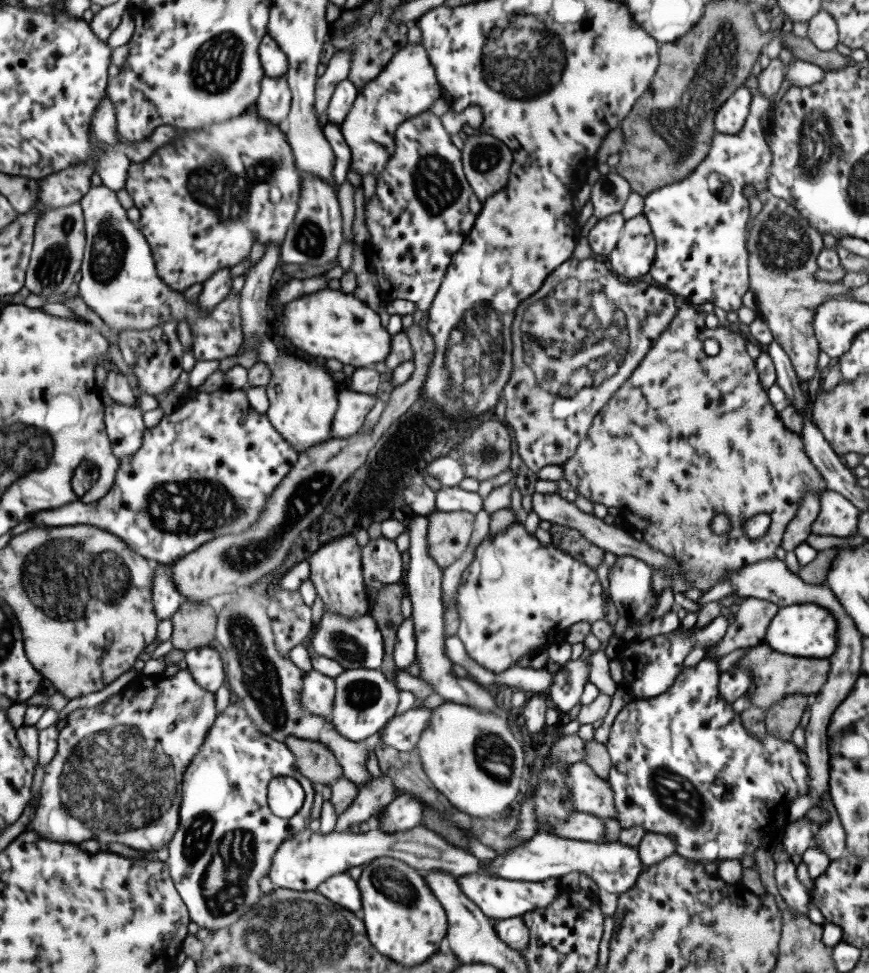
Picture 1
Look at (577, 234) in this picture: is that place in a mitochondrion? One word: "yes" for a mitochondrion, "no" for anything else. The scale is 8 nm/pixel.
no

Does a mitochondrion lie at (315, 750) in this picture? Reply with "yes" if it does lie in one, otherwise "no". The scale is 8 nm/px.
no

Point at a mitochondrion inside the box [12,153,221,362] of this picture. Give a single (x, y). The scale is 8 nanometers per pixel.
(108, 255)

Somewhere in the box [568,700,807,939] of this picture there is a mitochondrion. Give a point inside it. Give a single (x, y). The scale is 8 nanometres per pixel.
(688, 807)

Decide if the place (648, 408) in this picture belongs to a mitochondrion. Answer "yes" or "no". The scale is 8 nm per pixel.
no

